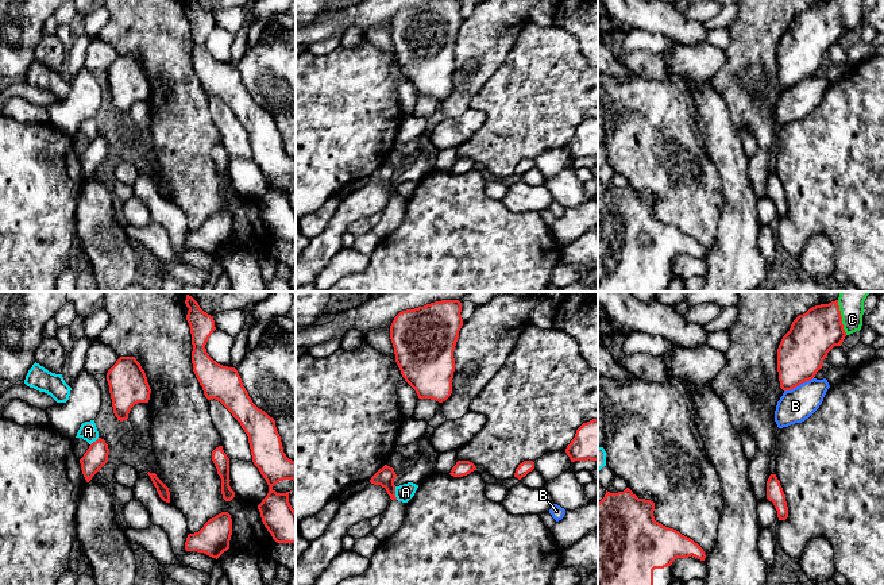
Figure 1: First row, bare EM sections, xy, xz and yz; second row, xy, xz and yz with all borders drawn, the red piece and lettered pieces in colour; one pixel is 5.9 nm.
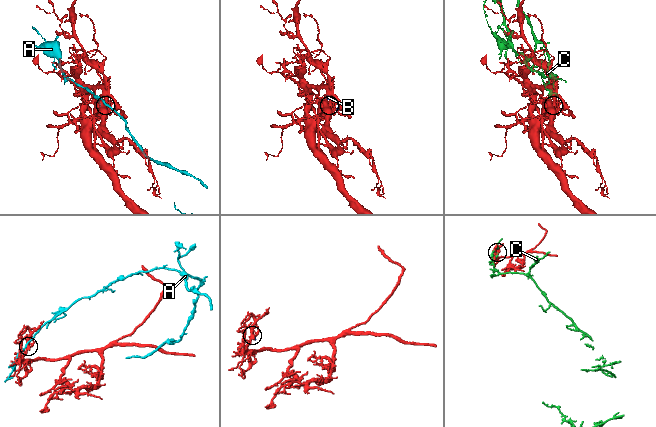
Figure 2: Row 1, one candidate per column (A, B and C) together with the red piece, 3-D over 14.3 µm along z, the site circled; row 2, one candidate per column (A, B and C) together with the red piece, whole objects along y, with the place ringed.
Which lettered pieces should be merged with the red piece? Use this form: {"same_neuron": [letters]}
{"same_neuron": []}

